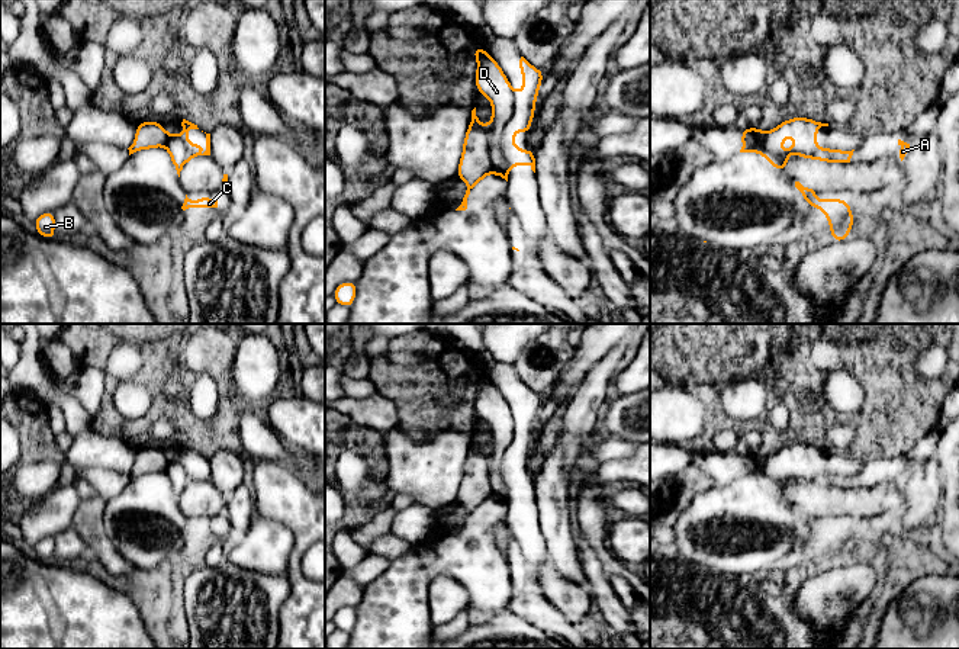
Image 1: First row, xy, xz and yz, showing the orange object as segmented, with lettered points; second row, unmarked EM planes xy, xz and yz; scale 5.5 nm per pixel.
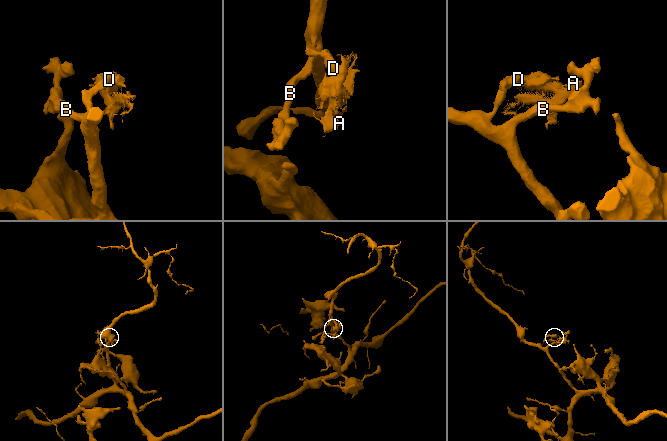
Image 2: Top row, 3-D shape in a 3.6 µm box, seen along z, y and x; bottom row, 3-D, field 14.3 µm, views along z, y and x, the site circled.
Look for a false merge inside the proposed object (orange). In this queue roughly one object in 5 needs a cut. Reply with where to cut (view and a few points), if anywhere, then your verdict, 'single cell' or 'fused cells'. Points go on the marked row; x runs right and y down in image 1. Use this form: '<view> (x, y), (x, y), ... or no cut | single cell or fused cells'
no cut | single cell

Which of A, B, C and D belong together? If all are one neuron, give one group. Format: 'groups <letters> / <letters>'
groups A B C D

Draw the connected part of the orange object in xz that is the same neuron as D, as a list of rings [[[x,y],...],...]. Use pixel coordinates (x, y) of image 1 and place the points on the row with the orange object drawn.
[[[476,46],[470,54],[477,60],[477,71],[473,75],[480,94],[492,103],[490,123],[482,125],[472,110],[472,122],[467,128],[457,177],[467,184],[461,205],[456,211],[467,209],[467,197],[480,179],[493,173],[508,181],[508,174],[515,164],[530,164],[535,173],[534,150],[524,151],[514,144],[515,132],[531,131],[531,119],[535,116],[534,105],[543,81],[544,71],[537,70],[524,57],[519,60],[522,74],[522,91],[516,93],[499,64],[490,54]]]

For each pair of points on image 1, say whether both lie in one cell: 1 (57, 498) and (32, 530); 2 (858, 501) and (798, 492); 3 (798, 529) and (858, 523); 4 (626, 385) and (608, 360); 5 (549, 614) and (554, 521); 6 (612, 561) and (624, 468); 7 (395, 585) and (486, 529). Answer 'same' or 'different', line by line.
1: same
2: same
3: different
4: different
5: different
6: same
7: same

